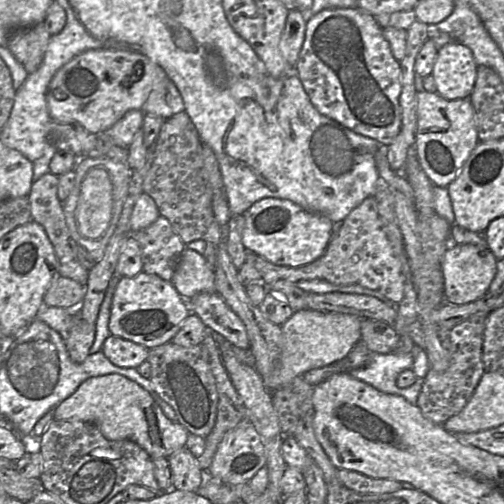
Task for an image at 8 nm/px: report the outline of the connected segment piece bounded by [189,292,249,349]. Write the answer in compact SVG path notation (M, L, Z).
M199 293L189 301L190 312L198 315L212 332L221 334L231 345L249 348L249 339L241 319L217 293Z

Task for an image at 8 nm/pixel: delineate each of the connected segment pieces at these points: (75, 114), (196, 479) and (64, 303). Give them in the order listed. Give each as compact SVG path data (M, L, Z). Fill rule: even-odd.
M117 49L87 50L61 67L52 78L46 96L48 112L52 120L62 123L80 123L90 133L104 133L129 110L141 110L153 88L166 78L167 75L161 66L139 52ZM137 63L142 64L143 74L138 81L128 84Z
M185 446L172 453L168 458L172 488L196 492L201 486L201 472L198 460Z
M56 271L53 280L44 295L44 306L69 308L83 302L86 286L71 278L60 276Z

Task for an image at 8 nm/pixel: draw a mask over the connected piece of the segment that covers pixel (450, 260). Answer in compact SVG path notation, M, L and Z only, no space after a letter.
M468 243L450 244L441 261L444 300L448 304L462 305L482 297L489 290L489 285L495 276L497 261L488 247Z

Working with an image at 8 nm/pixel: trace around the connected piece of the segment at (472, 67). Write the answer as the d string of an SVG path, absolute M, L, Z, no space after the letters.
M451 42L439 47L431 73L436 92L447 100L468 99L477 69L473 53L467 46Z

